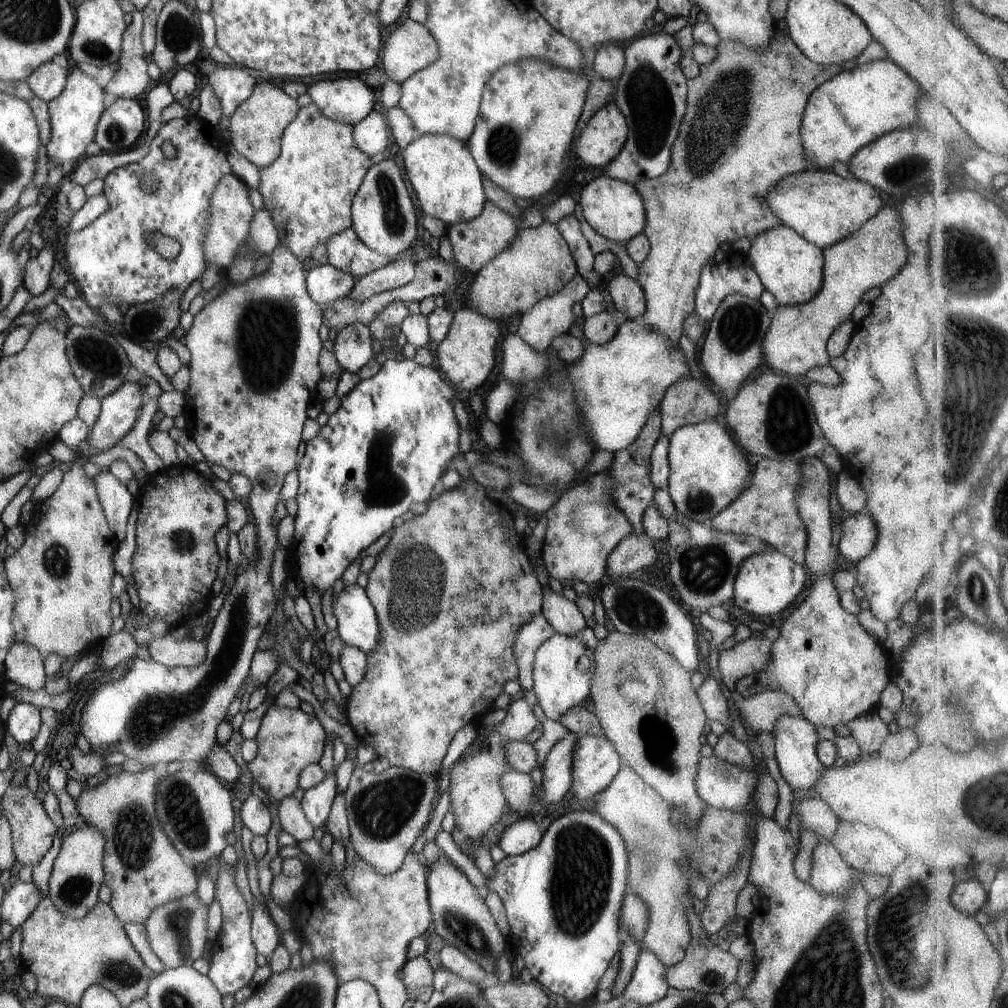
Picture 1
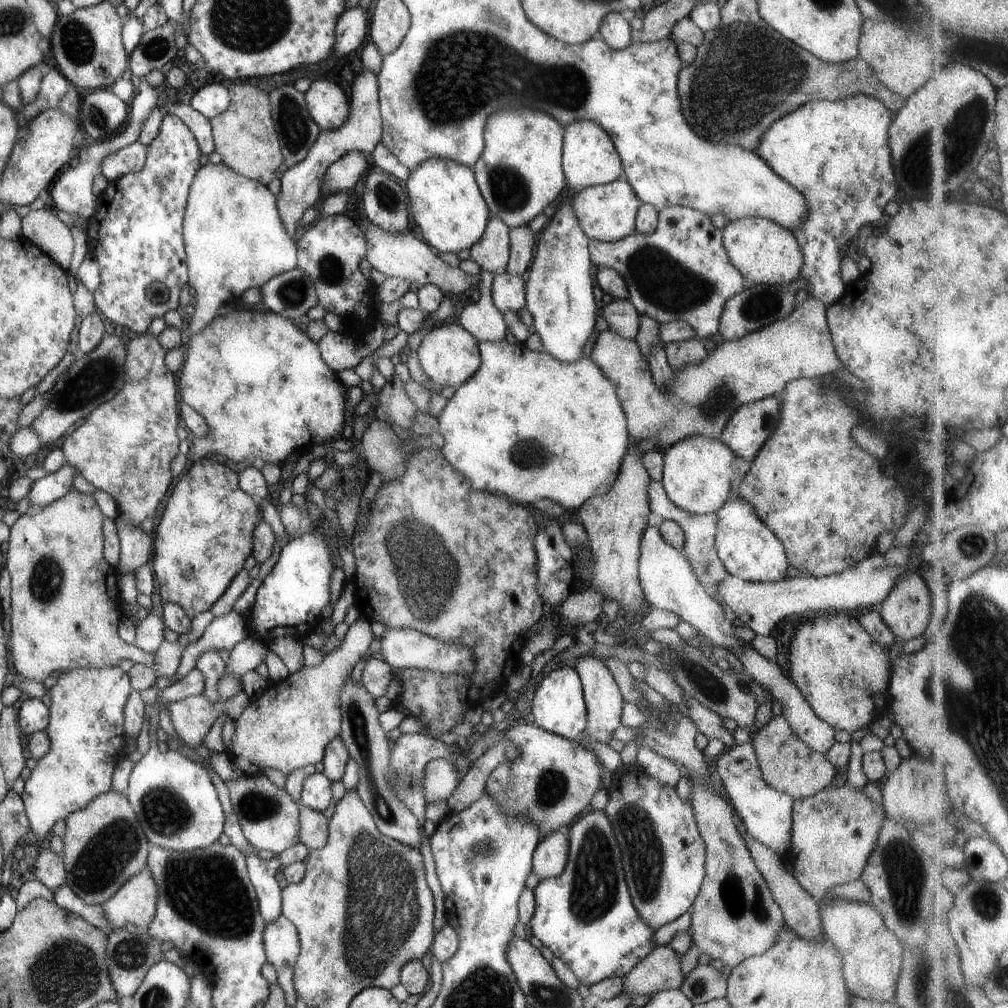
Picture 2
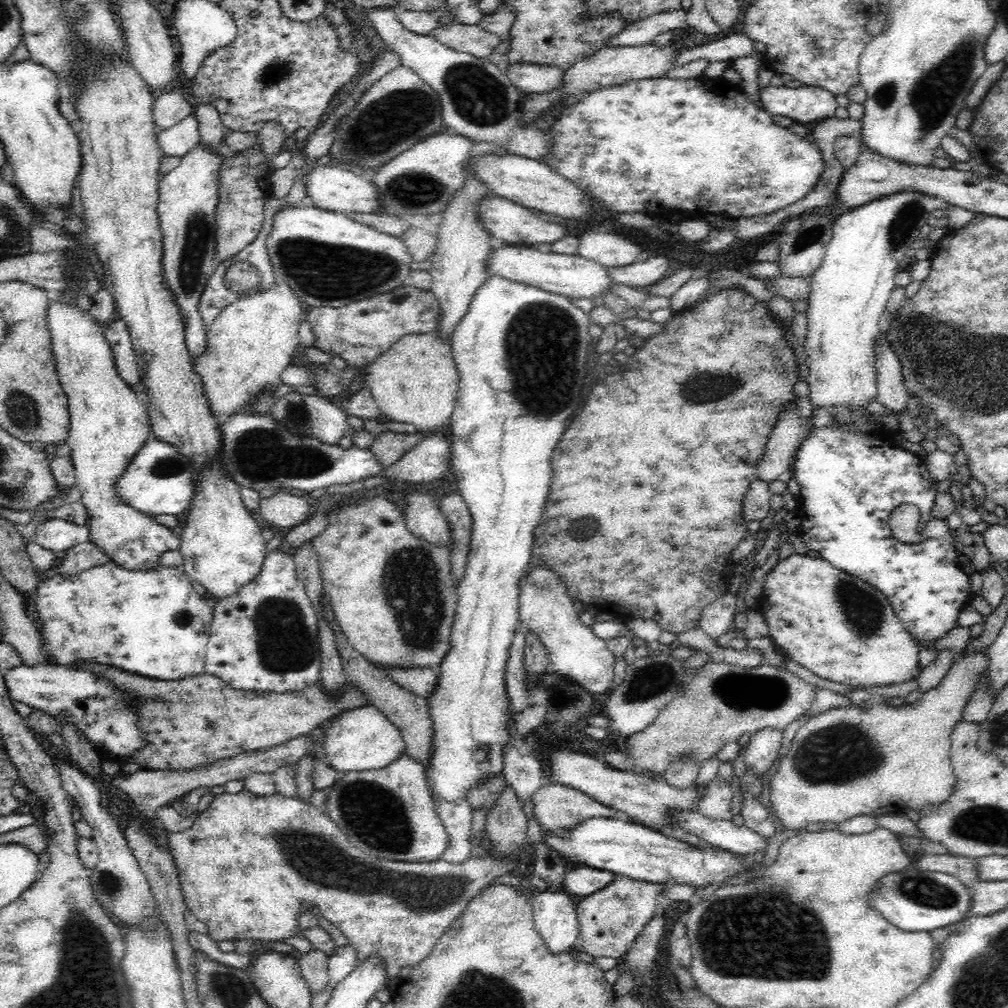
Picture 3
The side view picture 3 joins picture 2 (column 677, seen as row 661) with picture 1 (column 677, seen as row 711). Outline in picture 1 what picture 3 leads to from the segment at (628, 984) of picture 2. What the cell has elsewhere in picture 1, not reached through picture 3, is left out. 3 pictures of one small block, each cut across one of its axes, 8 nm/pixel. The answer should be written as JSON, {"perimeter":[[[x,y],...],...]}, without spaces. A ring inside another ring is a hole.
{"perimeter":[[[625,764],[599,792],[593,810],[607,824],[611,824],[615,832],[619,832],[628,850],[627,891],[639,896],[639,900],[643,900],[647,906],[647,926],[640,944],[645,950],[651,950],[651,954],[669,968],[683,958],[691,942],[687,922],[687,908],[692,905],[694,896],[688,884],[691,874],[698,873],[710,887],[723,880],[731,868],[735,868],[735,862],[747,850],[747,811],[705,806],[703,816],[693,828],[689,828],[683,818],[673,825],[669,805]]]}

